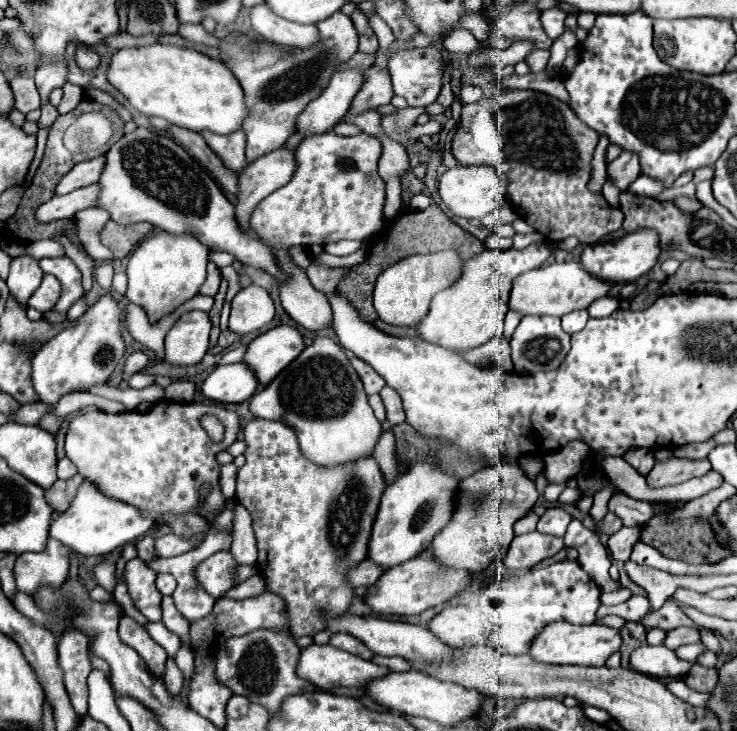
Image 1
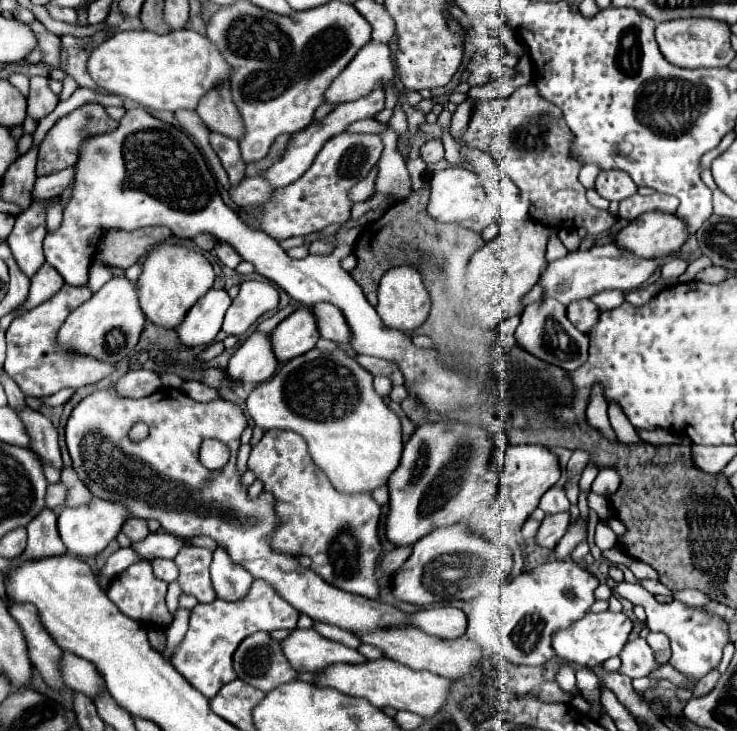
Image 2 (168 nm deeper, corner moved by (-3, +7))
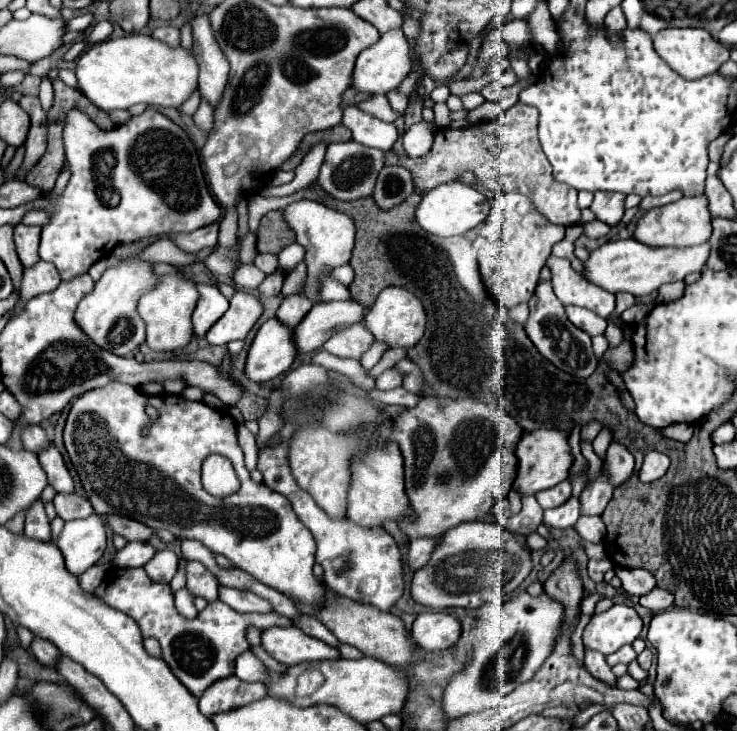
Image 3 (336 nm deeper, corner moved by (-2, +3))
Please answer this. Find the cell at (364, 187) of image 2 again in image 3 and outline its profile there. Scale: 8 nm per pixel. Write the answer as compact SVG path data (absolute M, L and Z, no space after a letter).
M302 199L302 201L296 201L296 203L288 205L284 209L284 219L294 229L296 241L306 251L304 261L306 261L306 267L308 267L308 281L306 281L304 293L312 303L318 303L318 297L316 297L320 293L320 285L318 285L320 279L318 277L322 273L328 273L330 269L346 265L350 261L350 253L352 253L352 247L354 247L354 233L356 233L354 221L346 213L328 209L322 203L308 201L308 199Z

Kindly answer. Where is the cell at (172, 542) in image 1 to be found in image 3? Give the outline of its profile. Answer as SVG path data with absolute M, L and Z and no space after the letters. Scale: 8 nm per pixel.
M132 541L124 549L116 551L112 565L116 565L116 567L144 567L150 561L150 557L154 557L154 553L156 553L156 549L150 543Z

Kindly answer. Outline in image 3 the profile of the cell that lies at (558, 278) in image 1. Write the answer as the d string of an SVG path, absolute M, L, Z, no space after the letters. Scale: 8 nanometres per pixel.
M616 239L590 253L590 259L584 263L584 277L610 293L628 291L636 297L642 297L658 291L664 283L682 281L688 273L702 271L706 267L708 255L710 243L694 247L650 247L634 239Z

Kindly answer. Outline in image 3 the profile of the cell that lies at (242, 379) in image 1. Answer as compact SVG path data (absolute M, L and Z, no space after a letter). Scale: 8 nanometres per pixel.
M276 317L268 319L254 337L246 361L246 377L256 383L272 381L286 373L296 359L296 343L292 329Z

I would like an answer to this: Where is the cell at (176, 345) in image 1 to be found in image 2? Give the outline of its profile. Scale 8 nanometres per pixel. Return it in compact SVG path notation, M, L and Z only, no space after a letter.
M209 289L185 315L183 323L179 323L179 327L175 329L177 331L177 337L183 345L187 347L203 347L203 345L209 345L213 343L213 339L217 337L221 325L219 321L223 321L223 315L227 311L227 307L231 305L231 299L227 295L227 291L219 291L219 289Z

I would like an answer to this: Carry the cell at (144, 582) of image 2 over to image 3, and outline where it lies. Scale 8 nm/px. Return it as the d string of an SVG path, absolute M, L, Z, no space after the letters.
M142 567L138 569L108 569L104 581L94 591L106 605L128 613L142 629L142 637L158 639L162 647L162 659L168 663L178 681L194 695L200 697L210 683L220 677L230 677L234 671L234 661L240 653L250 649L246 641L246 629L250 625L258 629L268 629L274 625L290 625L290 619L280 613L238 613L230 609L220 599L208 603L194 619L182 617L174 607L174 593L168 583L154 583L146 577Z

